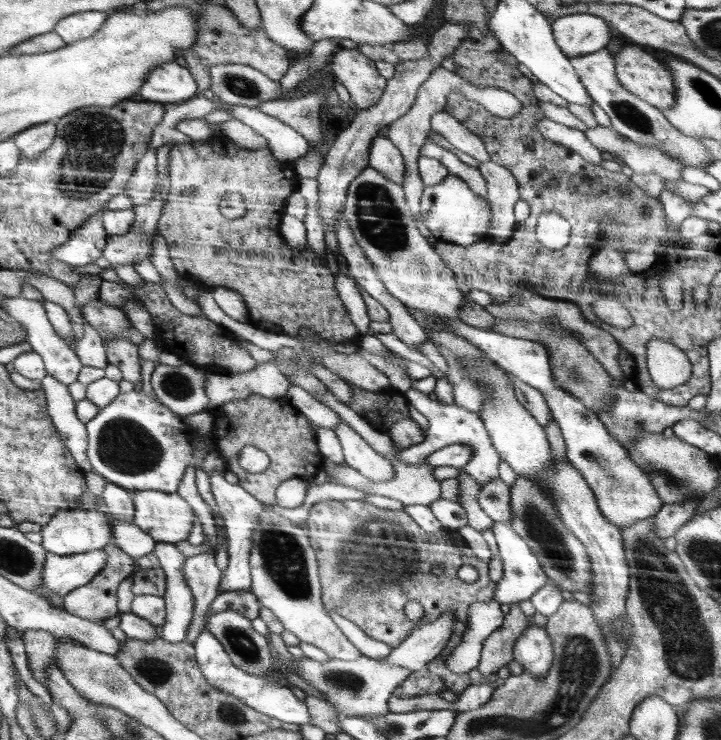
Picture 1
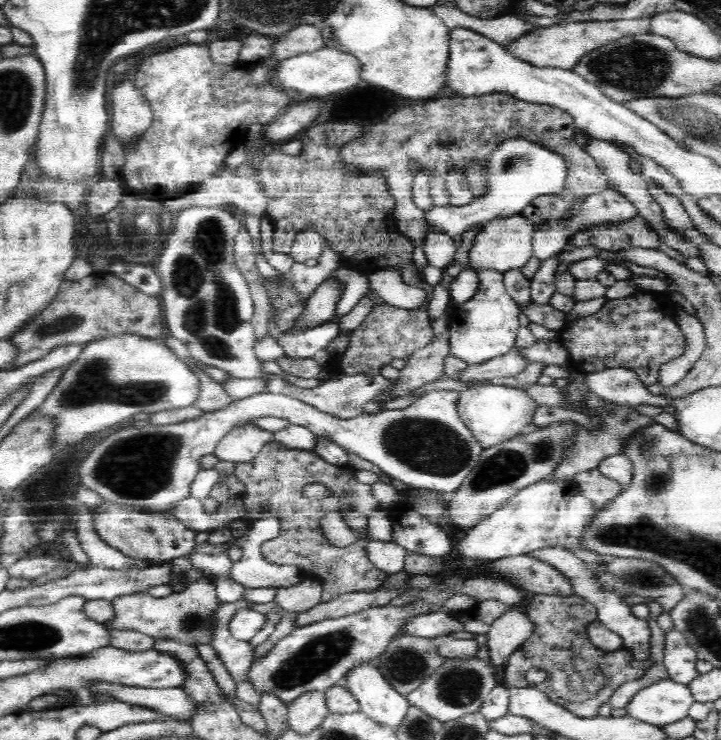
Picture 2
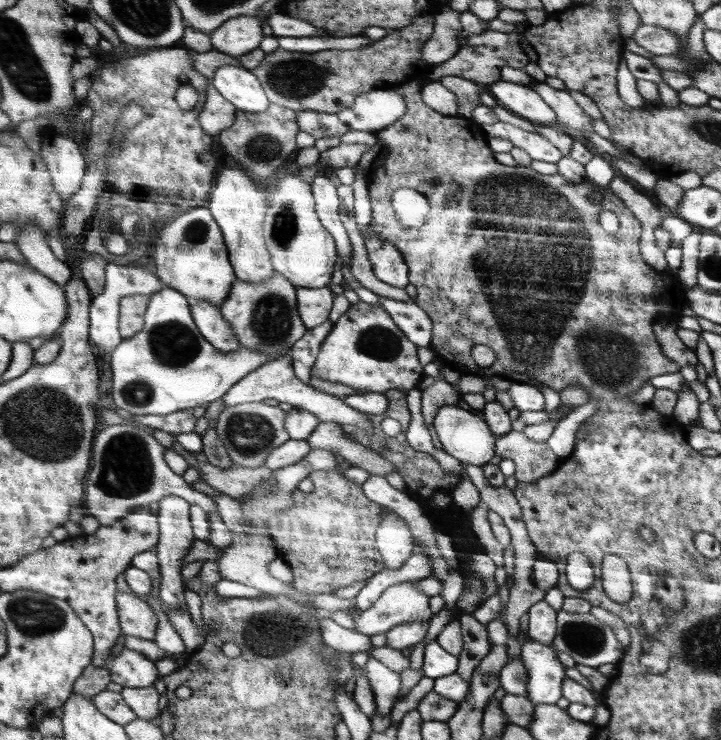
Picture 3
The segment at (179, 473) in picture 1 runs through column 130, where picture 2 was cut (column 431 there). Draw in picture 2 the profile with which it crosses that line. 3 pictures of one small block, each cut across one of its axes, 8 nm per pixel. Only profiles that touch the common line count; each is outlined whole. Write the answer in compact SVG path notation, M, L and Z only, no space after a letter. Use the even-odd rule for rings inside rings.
M452 390L431 391L418 397L410 406L396 410L384 410L374 414L362 413L348 420L340 420L318 410L303 400L292 398L285 394L270 392L253 394L240 399L229 407L219 411L208 413L193 421L178 424L148 424L136 428L124 428L114 434L110 434L106 440L100 442L89 453L88 457L80 465L81 481L83 487L89 489L94 495L104 501L130 507L145 512L150 516L158 516L162 519L176 519L180 504L191 497L191 486L196 474L200 470L202 458L213 454L222 437L228 434L235 425L247 419L257 419L271 416L286 419L289 423L300 424L311 430L317 437L330 437L338 445L352 453L359 455L367 461L378 466L390 478L402 481L416 490L430 490L439 492L453 492L458 489L464 478L478 464L483 447L474 438L472 431L462 422L456 412L458 393Z

